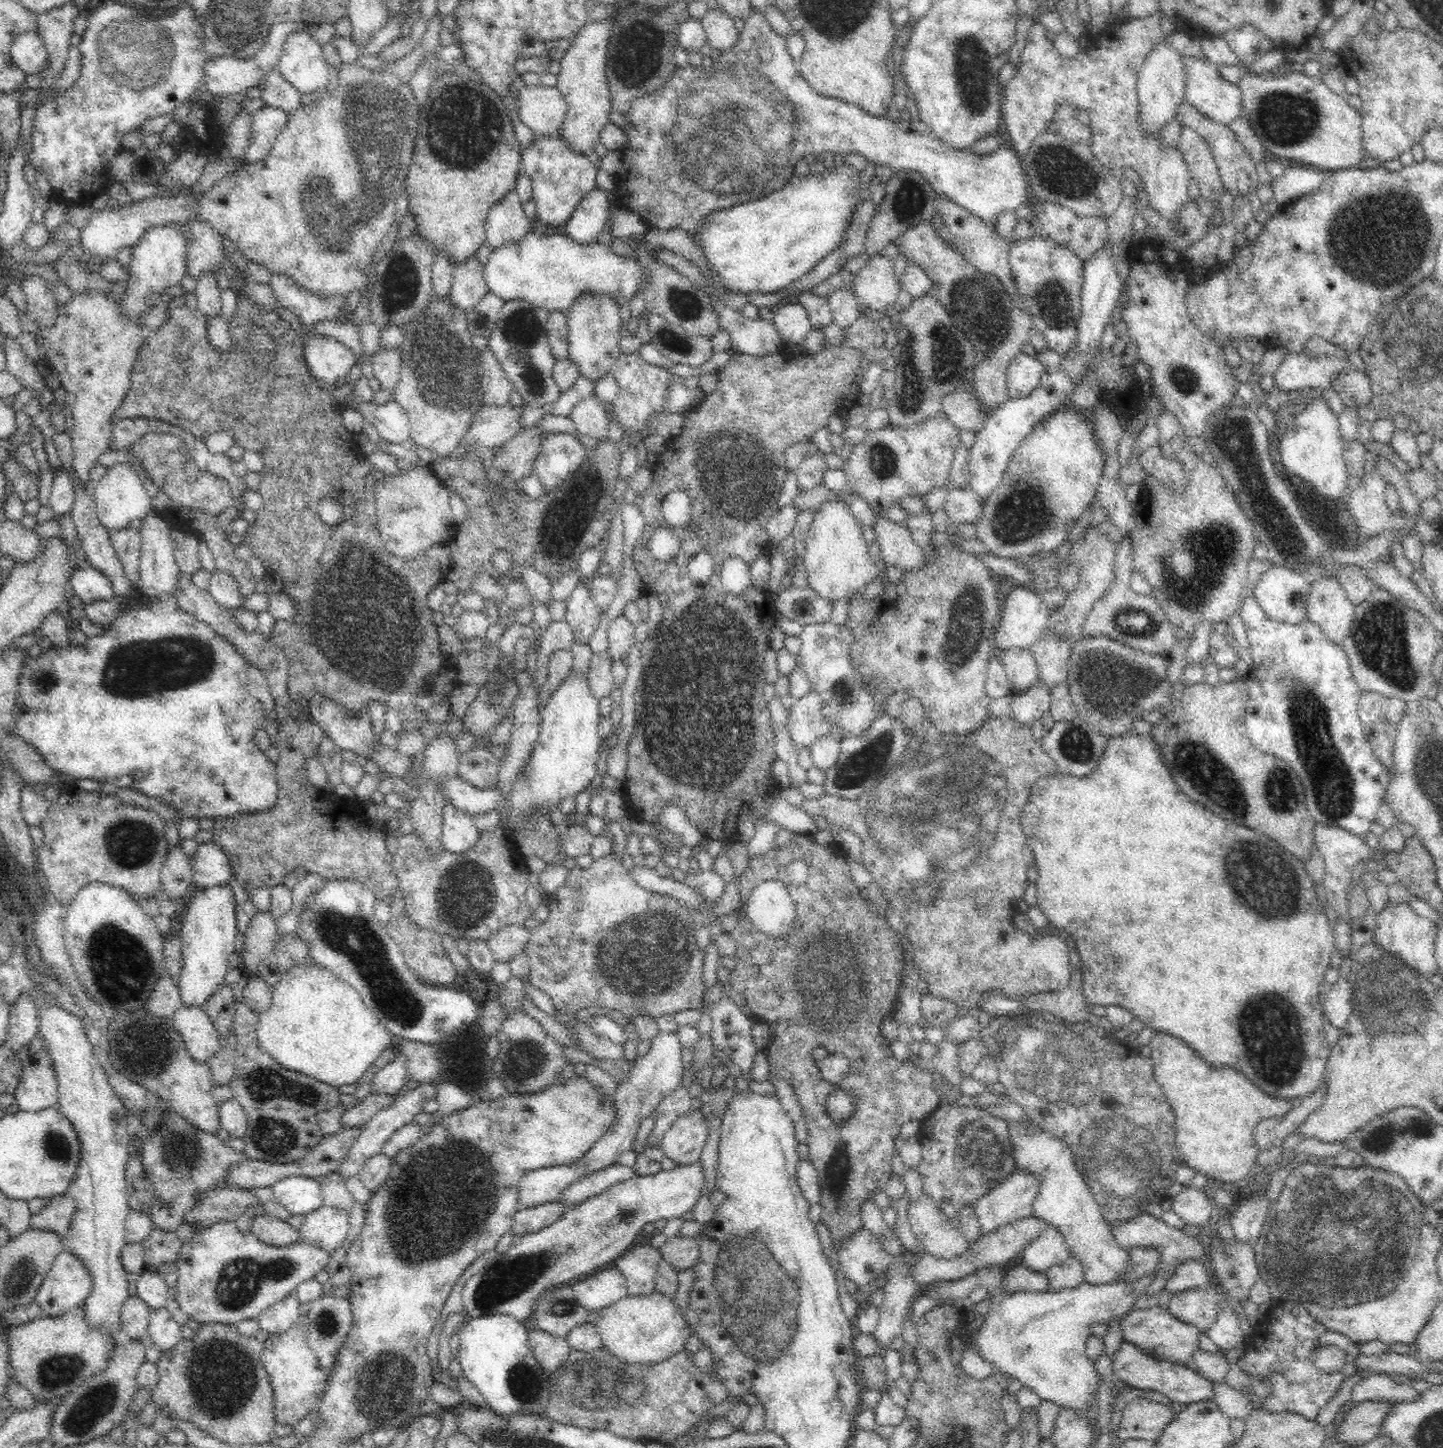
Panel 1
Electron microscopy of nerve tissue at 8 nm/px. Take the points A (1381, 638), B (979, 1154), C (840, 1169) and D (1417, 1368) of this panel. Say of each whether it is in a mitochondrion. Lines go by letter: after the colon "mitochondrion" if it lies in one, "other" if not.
A: mitochondrion
B: mitochondrion
C: mitochondrion
D: other

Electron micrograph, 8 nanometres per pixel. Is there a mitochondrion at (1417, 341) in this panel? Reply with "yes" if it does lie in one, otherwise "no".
yes

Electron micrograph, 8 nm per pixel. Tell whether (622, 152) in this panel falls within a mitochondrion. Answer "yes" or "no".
no

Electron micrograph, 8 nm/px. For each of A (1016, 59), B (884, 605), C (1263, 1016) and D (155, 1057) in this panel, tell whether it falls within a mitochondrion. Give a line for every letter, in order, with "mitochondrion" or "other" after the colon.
A: other
B: other
C: mitochondrion
D: mitochondrion

